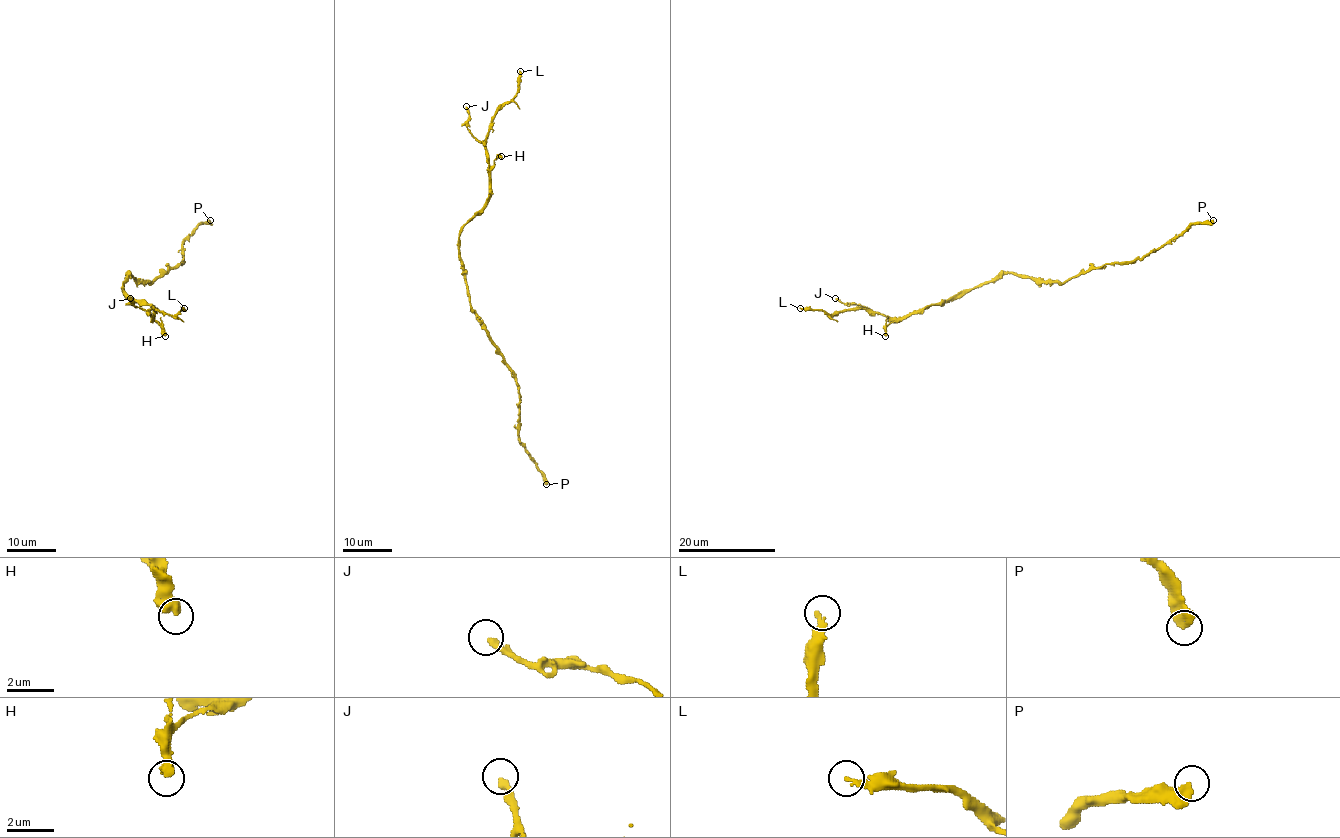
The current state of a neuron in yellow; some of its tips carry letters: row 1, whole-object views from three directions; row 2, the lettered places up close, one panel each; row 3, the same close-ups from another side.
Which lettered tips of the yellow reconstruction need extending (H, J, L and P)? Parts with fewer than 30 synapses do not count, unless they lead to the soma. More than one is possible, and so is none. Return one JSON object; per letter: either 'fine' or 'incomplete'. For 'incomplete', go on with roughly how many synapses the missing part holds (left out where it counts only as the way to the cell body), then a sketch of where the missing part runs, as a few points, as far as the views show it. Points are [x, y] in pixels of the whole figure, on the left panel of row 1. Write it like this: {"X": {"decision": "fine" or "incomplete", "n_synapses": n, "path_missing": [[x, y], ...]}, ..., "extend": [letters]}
{"H": {"decision": "fine"}, "J": {"decision": "fine"}, "L": {"decision": "incomplete", "n_synapses": 70, "path_missing": [[184, 308], [205, 291], [194, 260]]}, "P": {"decision": "fine"}, "extend": ["L"]}

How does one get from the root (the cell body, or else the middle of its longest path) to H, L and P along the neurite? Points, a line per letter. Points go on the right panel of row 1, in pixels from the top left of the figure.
H: (1008, 274), (999, 274), (939, 304), (899, 317), (886, 327), (885, 336)
L: (1008, 274), (999, 274), (939, 304), (901, 317), (864, 309), (844, 309), (827, 315), (800, 308)
P: (1008, 274), (1064, 282), (1081, 271), (1105, 264), (1142, 259), (1180, 236), (1191, 225), (1213, 220)

